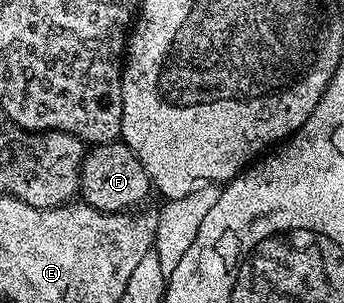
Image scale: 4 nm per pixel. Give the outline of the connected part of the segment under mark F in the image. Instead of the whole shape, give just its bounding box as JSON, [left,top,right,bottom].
[79,140,150,213]

